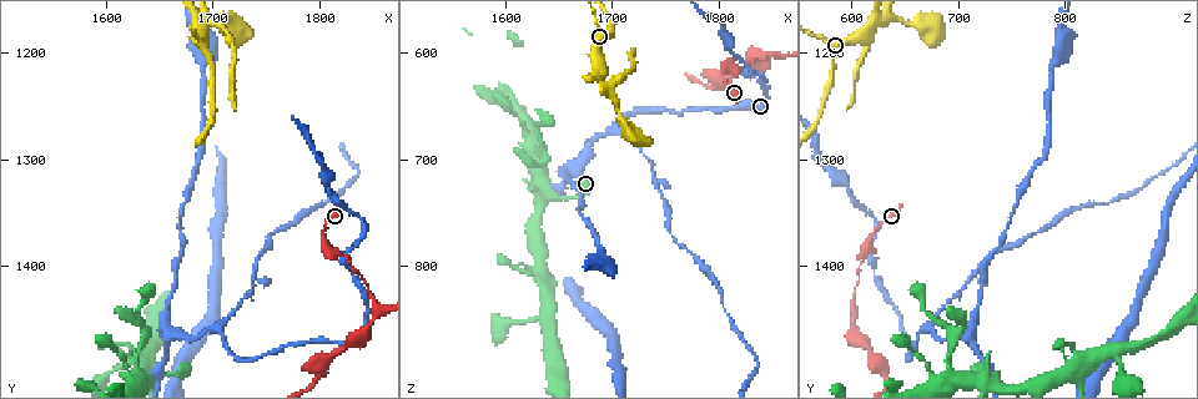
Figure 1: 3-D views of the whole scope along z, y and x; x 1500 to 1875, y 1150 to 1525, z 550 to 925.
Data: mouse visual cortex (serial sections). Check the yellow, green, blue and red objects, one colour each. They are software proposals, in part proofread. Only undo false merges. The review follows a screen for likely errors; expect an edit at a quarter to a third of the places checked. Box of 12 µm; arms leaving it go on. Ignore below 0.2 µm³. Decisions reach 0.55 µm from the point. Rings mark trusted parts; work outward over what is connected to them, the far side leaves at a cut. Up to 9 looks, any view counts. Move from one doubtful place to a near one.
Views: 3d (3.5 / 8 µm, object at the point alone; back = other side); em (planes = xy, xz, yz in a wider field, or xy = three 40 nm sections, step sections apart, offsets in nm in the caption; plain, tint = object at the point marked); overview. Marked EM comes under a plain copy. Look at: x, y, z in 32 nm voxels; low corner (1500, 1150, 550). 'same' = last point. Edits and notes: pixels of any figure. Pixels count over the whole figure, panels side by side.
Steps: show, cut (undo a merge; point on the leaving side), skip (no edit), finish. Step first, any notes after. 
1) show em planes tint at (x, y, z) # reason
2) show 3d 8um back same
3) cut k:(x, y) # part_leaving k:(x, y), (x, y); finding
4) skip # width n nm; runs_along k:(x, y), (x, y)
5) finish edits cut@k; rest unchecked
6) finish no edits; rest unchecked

show 3d 3.5um at (1844, 1362, 626) # abrupt turn

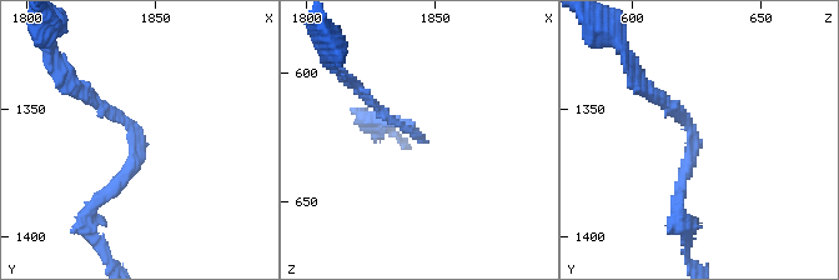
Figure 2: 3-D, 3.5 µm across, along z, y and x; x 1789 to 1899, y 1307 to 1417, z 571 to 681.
show em xy step 3 tint at (1843, 1363, 624) # arm_widths 150, 150 nm; need the tissue

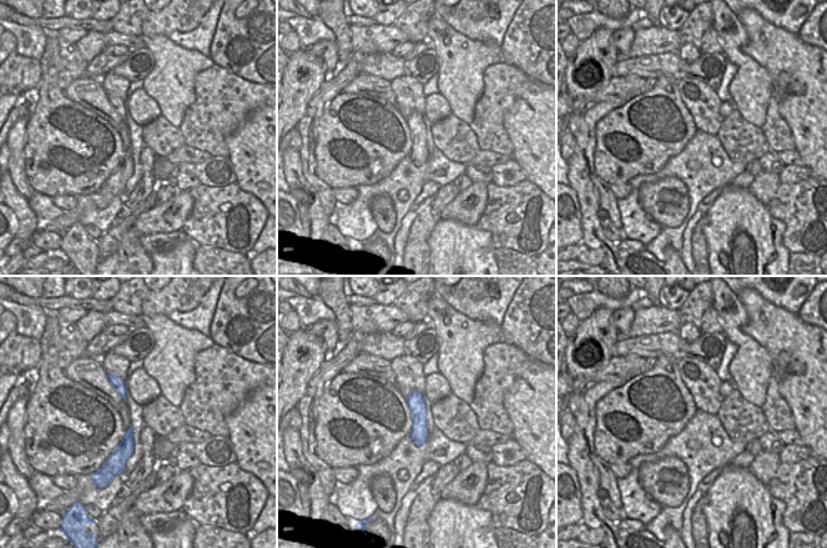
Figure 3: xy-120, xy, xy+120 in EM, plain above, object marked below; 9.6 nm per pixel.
skip # runs_along 2:(678, 209), (694, 133), (653, 94); continuous, no second cell

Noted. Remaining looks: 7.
show 3d 3.5um at (1854, 1436, 600) # branch point

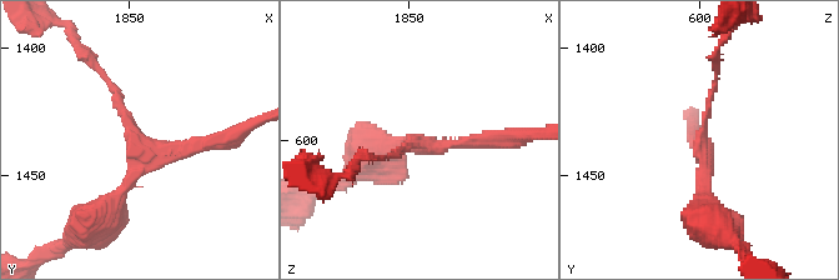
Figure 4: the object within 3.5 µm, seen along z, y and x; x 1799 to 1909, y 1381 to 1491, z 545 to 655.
show em xy step 1 tint at (1852, 1435, 603)

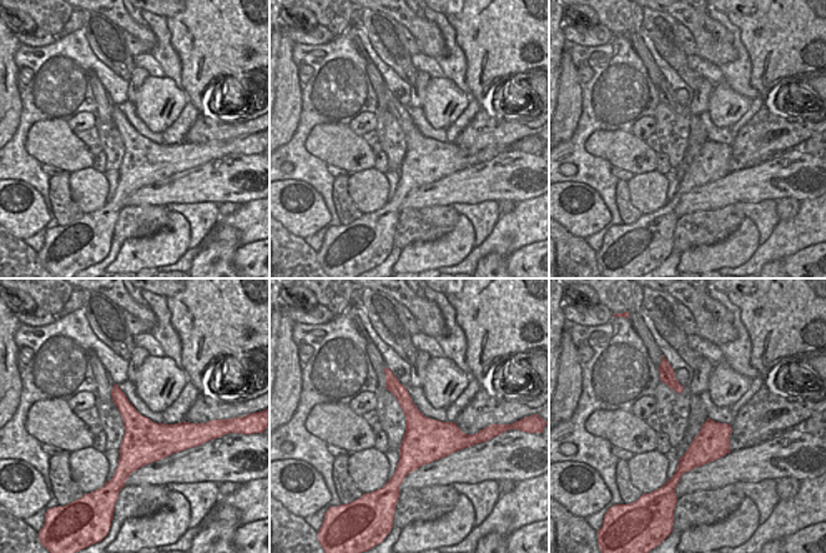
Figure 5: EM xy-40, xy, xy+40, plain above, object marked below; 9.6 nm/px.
skip # all the same cell

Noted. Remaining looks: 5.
show 3d 8um at (1702, 1456, 672) # three arms meet

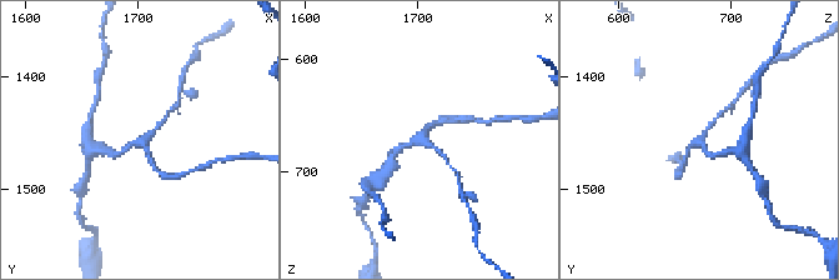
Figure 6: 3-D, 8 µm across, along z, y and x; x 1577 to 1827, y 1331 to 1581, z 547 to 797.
show 3d 3.5um at (1704, 1460, 672) # zoom in

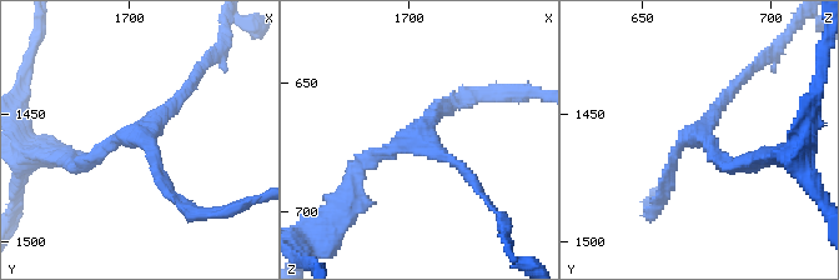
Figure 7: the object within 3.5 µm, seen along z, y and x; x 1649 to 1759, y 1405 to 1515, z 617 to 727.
show em xy step 2 tint at (1704, 1457, 670)

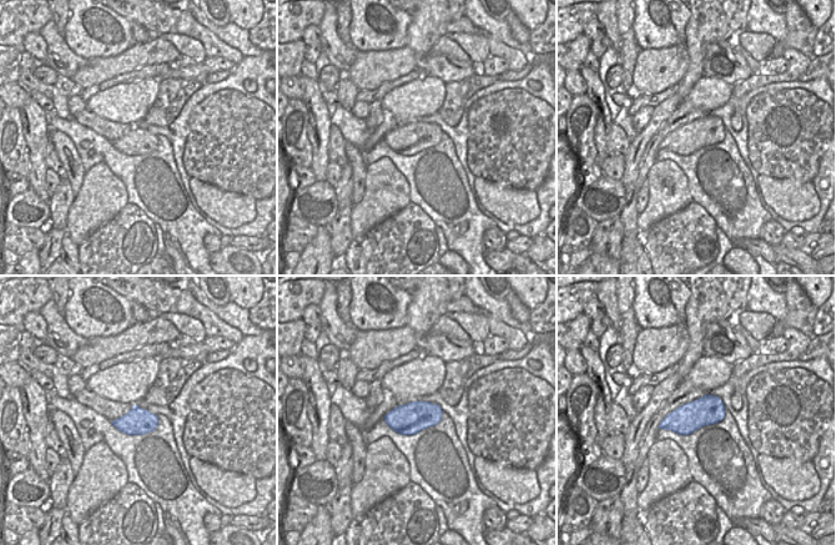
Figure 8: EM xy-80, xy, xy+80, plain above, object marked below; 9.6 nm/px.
skip # arm_widths 150, 150, 200 nm; continuous, no second cell

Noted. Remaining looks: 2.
finish no edits; rest unchecked

